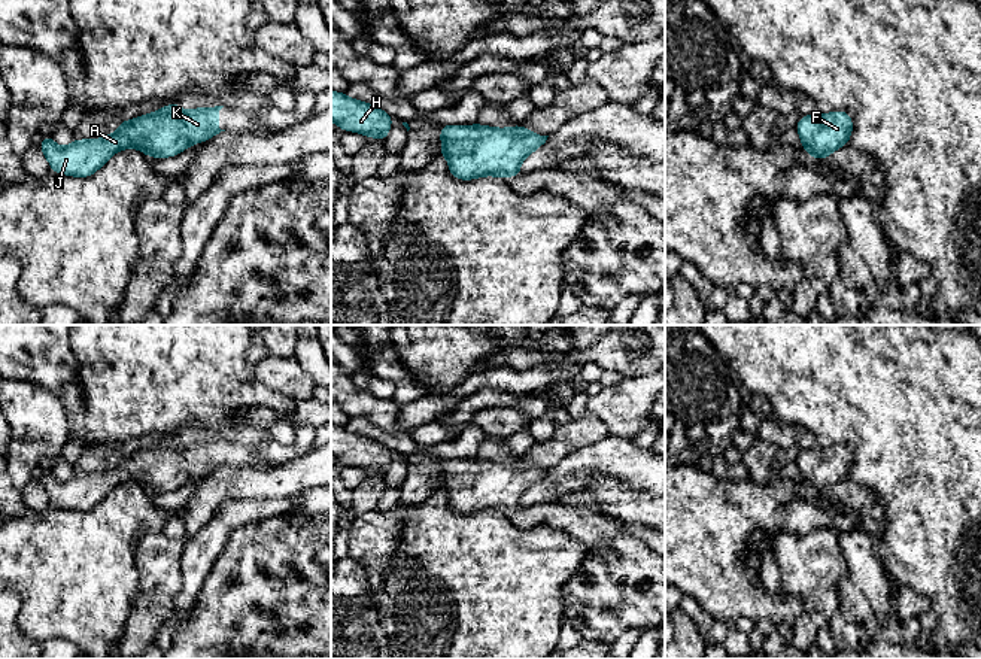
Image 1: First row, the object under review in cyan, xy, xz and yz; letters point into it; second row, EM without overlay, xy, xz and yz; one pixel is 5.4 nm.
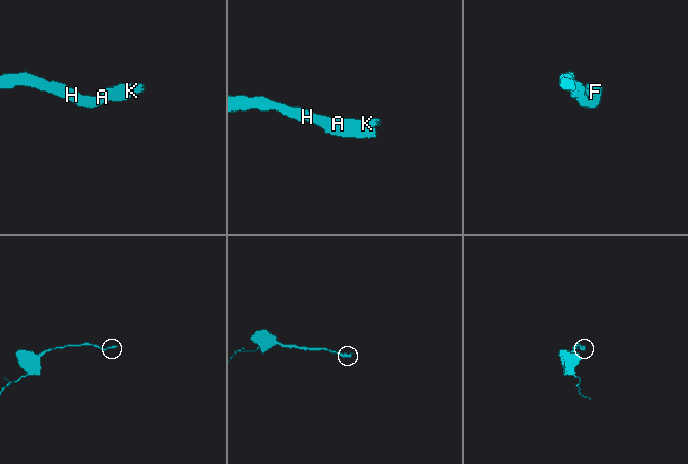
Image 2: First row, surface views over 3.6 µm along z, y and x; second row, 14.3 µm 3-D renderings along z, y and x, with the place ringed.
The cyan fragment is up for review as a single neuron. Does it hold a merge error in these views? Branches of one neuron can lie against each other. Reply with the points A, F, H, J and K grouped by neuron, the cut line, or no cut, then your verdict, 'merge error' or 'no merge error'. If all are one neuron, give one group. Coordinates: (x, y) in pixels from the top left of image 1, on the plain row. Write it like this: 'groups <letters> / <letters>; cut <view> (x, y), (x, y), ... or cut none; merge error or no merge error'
groups A F H J K; cut none; no merge error

